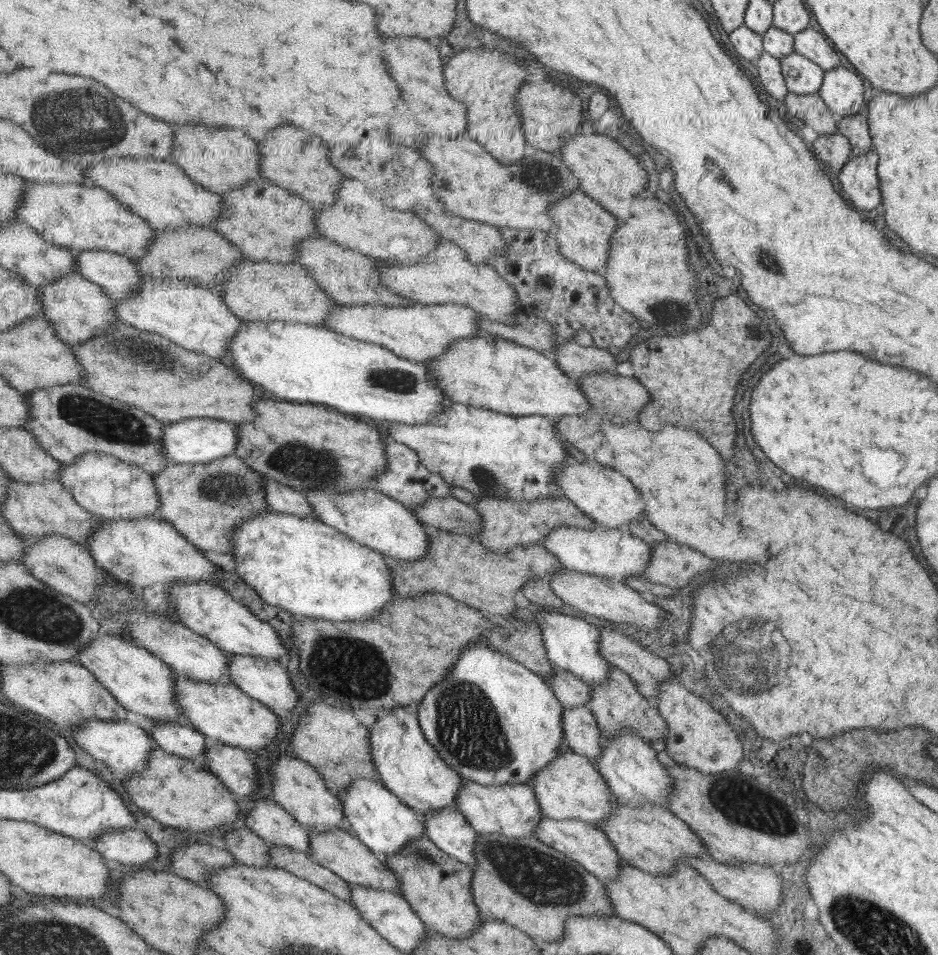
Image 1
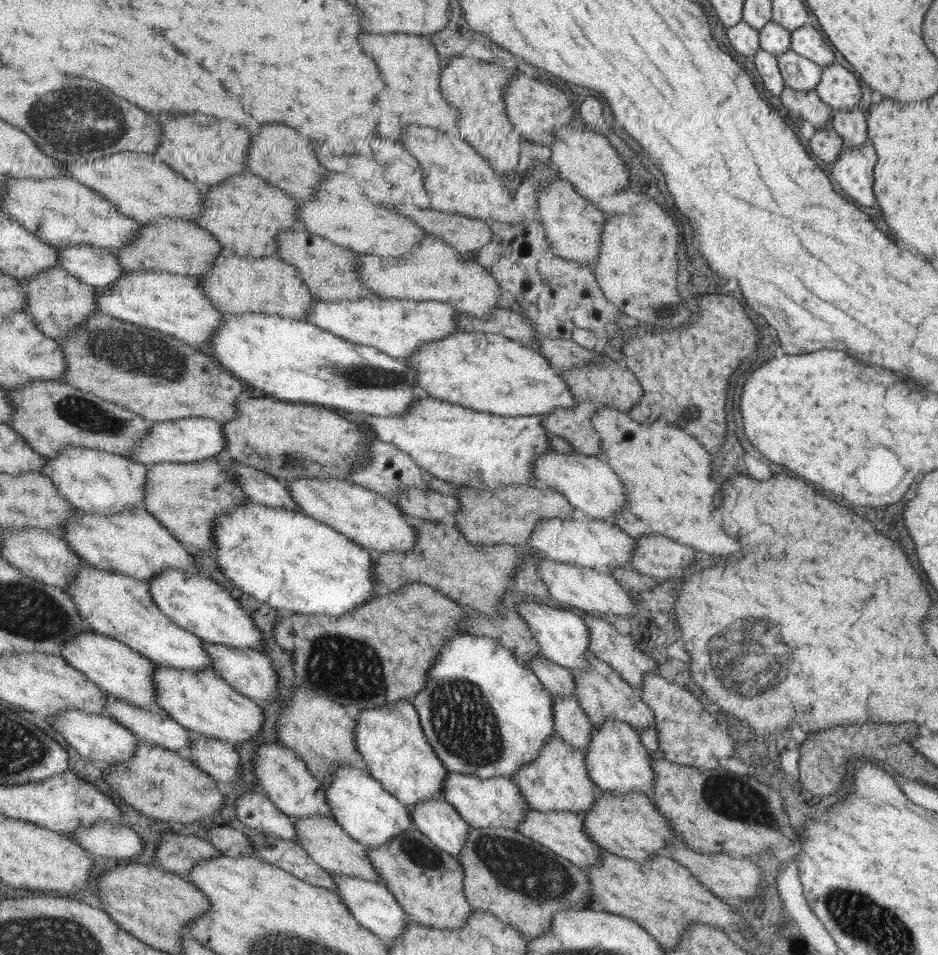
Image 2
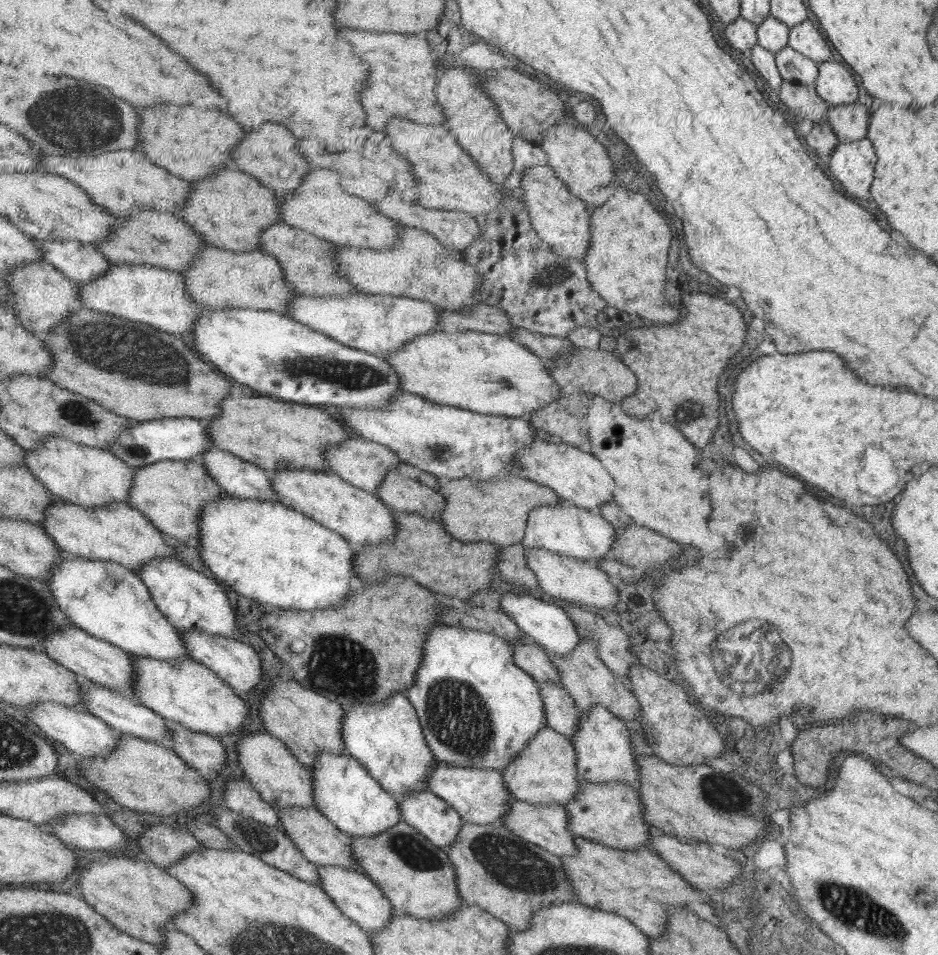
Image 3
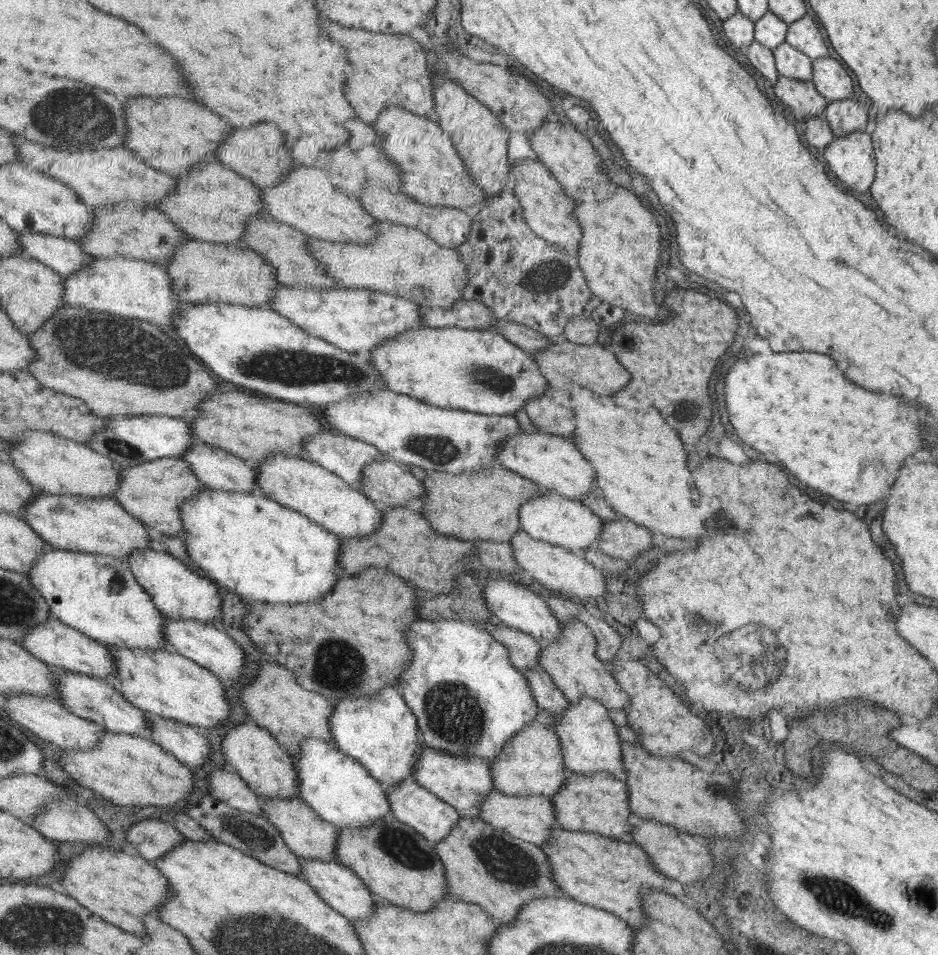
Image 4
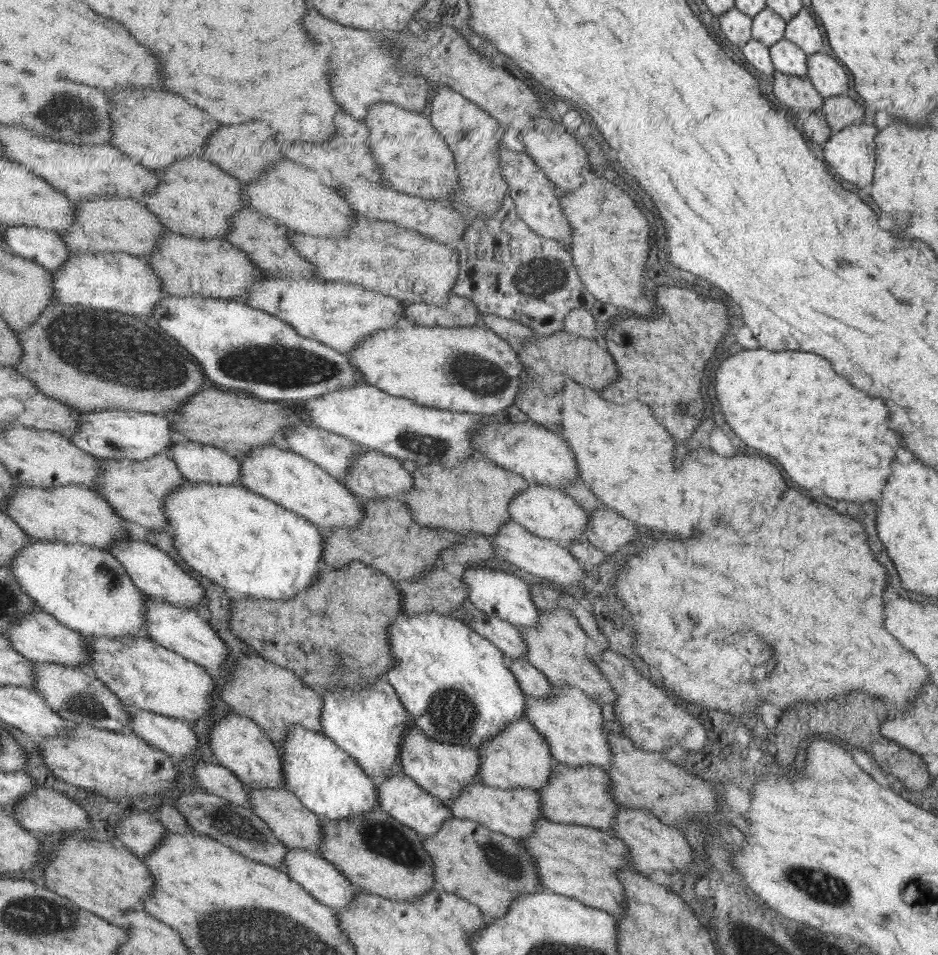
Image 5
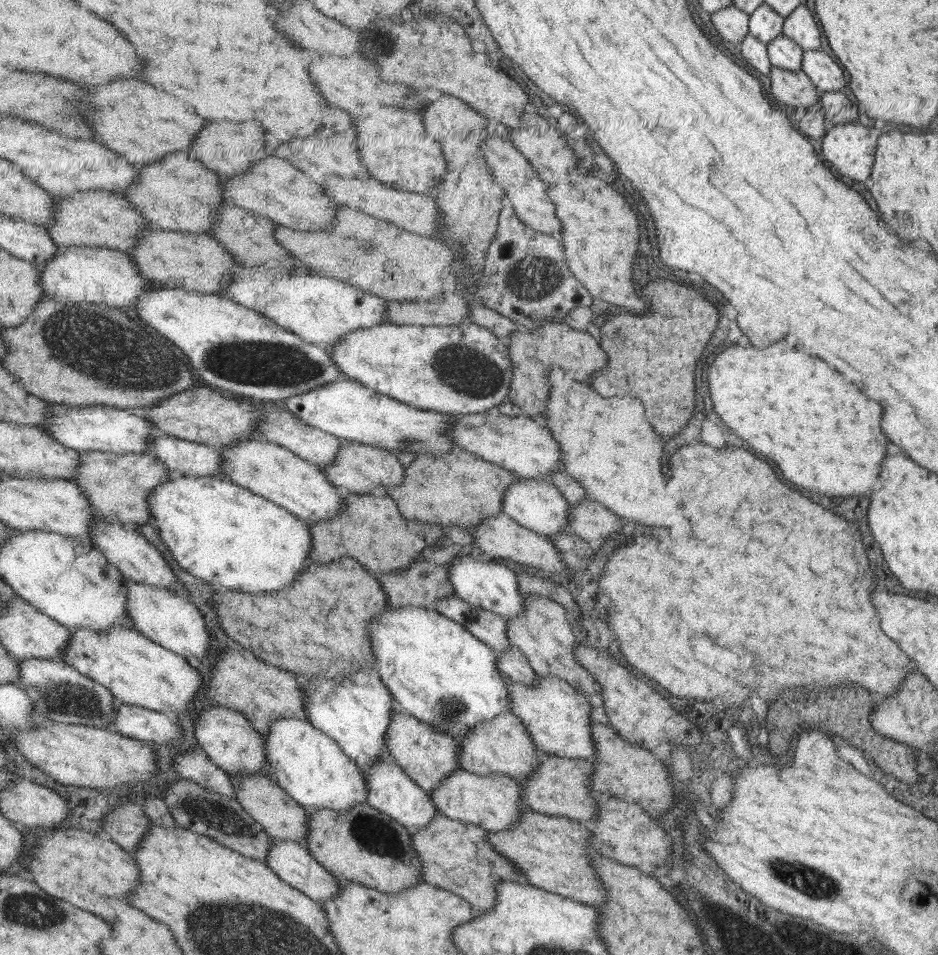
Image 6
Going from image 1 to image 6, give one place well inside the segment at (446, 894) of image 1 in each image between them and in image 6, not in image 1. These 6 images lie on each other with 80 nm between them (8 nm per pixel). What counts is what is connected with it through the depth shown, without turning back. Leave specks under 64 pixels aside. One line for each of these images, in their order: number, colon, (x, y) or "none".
2: (428, 883)
3: (419, 880)
4: (399, 866)
5: (377, 854)
6: (363, 845)

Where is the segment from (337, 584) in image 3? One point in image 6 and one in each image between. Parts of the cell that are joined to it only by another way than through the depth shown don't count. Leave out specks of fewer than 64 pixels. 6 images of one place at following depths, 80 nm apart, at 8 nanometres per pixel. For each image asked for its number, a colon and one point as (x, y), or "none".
4: (245, 542)
5: (241, 541)
6: (223, 533)

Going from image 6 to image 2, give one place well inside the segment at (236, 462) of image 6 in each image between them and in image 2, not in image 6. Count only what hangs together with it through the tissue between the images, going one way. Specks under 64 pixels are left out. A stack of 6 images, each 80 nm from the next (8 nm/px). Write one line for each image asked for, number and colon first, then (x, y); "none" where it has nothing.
2: (374, 522)
3: (360, 517)
4: (301, 485)
5: (291, 481)

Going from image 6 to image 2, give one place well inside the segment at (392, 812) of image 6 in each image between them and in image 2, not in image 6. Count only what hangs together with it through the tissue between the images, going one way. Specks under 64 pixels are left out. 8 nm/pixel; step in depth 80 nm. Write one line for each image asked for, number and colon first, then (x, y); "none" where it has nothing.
2: (441, 823)
3: (439, 823)
4: (432, 817)
5: (410, 804)

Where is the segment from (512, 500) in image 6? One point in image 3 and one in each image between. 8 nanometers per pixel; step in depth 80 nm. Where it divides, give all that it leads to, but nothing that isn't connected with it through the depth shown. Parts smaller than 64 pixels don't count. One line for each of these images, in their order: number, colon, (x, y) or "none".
3: (572, 531)
4: (548, 517)
5: (548, 512)

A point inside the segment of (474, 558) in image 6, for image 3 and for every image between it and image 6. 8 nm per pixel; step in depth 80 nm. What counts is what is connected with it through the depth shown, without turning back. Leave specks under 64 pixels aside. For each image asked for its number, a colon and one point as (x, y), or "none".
3: (544, 624)
4: (514, 605)
5: (494, 591)

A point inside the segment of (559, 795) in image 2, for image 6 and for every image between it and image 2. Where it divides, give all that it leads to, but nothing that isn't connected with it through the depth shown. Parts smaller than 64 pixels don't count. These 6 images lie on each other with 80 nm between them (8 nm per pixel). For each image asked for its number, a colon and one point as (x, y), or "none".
3: (544, 773)
4: (531, 763)
5: (518, 756)
6: (502, 745)

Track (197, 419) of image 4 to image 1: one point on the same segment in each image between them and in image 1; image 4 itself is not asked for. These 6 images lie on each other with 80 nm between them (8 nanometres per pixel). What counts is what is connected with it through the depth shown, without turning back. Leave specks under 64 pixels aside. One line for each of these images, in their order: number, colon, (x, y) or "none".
1: (307, 447)
2: (288, 440)
3: (264, 431)

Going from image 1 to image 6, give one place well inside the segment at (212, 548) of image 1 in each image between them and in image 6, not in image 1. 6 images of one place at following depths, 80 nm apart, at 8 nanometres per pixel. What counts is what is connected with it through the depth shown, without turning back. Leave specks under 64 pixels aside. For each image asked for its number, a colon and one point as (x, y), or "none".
2: (186, 498)
3: (171, 494)
4: (153, 492)
5: (136, 489)
6: (118, 485)

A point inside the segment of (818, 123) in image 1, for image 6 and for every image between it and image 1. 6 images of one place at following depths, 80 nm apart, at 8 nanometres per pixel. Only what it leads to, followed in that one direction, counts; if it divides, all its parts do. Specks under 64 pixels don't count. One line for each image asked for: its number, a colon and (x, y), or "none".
2: (807, 105)
3: (802, 101)
4: (800, 96)
5: (795, 92)
6: (795, 89)

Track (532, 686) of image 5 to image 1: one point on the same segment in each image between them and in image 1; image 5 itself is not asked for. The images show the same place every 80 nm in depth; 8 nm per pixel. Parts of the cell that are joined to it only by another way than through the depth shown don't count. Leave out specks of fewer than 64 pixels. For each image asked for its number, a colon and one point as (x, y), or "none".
1: (581, 734)
2: (571, 724)
3: (561, 714)
4: (550, 699)

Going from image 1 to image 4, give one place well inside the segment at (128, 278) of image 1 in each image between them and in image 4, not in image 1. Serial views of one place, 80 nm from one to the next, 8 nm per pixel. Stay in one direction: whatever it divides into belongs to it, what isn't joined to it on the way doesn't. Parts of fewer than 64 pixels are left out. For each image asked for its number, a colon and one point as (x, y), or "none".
2: (97, 266)
3: (81, 262)
4: (64, 256)

